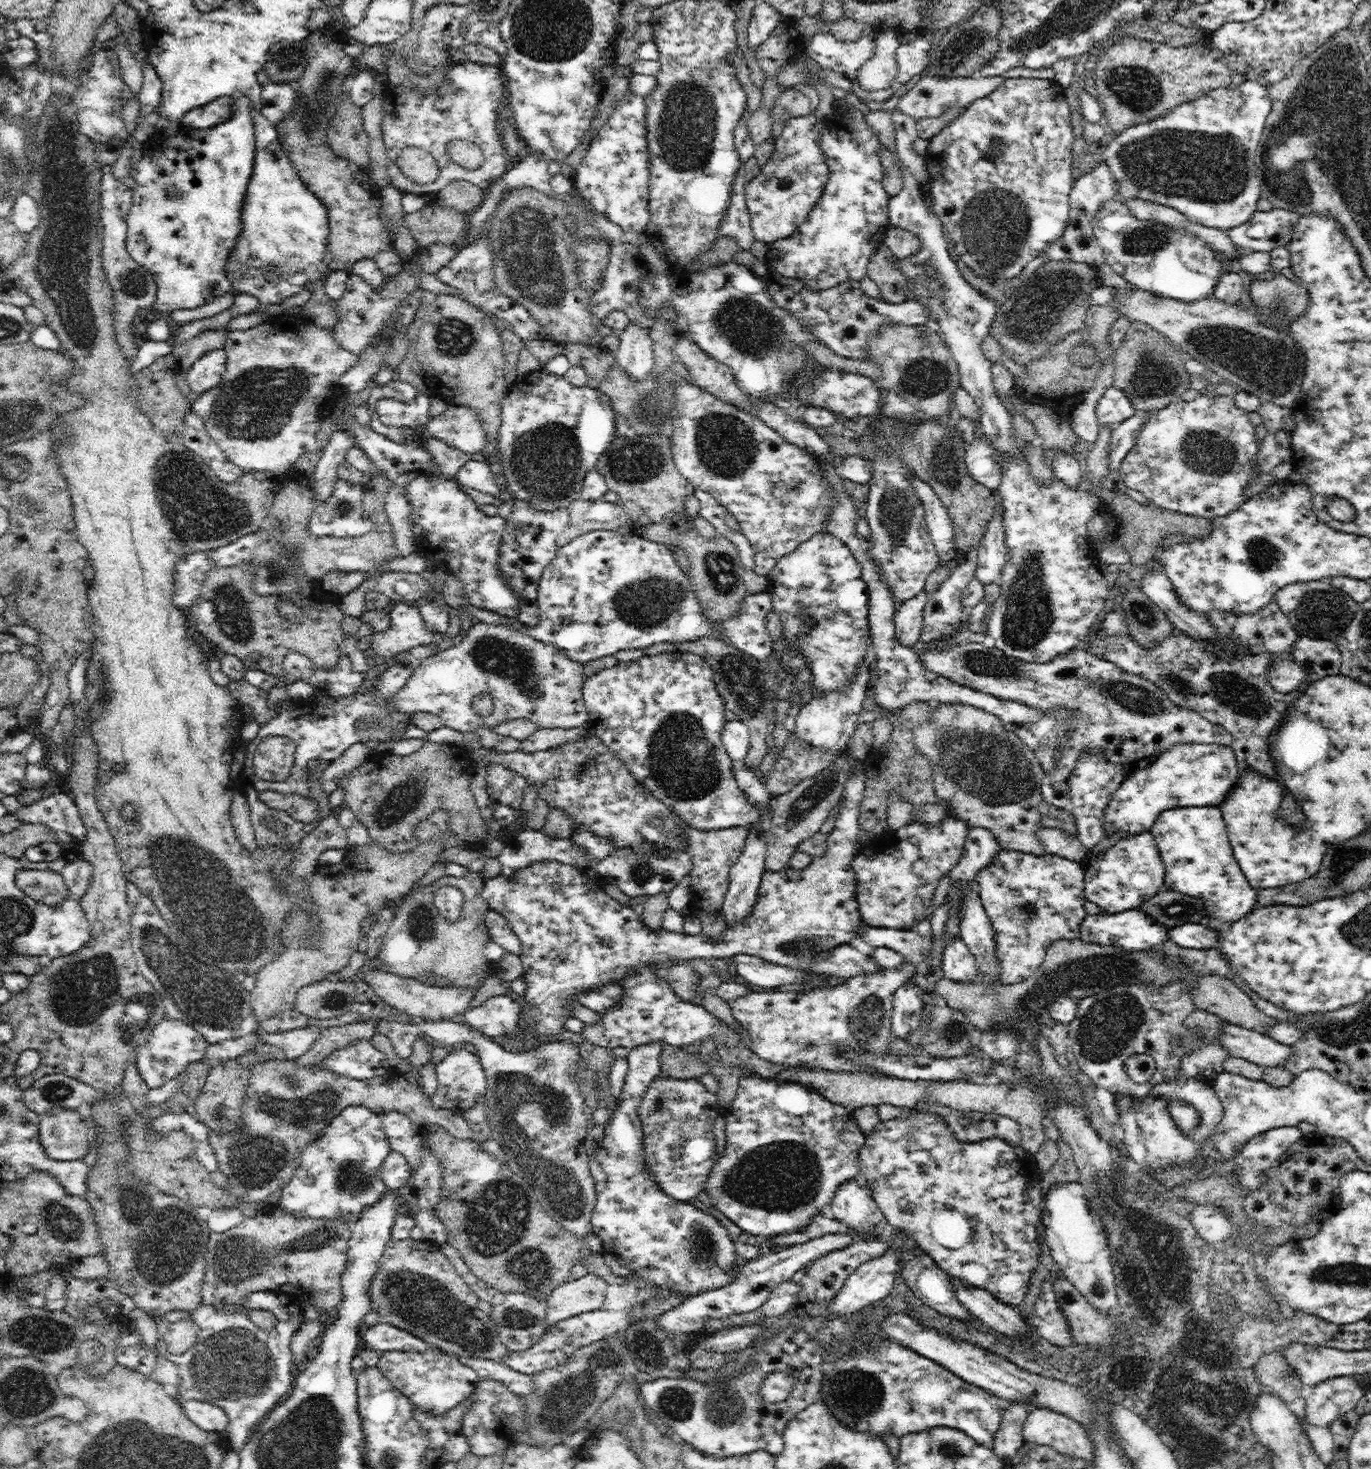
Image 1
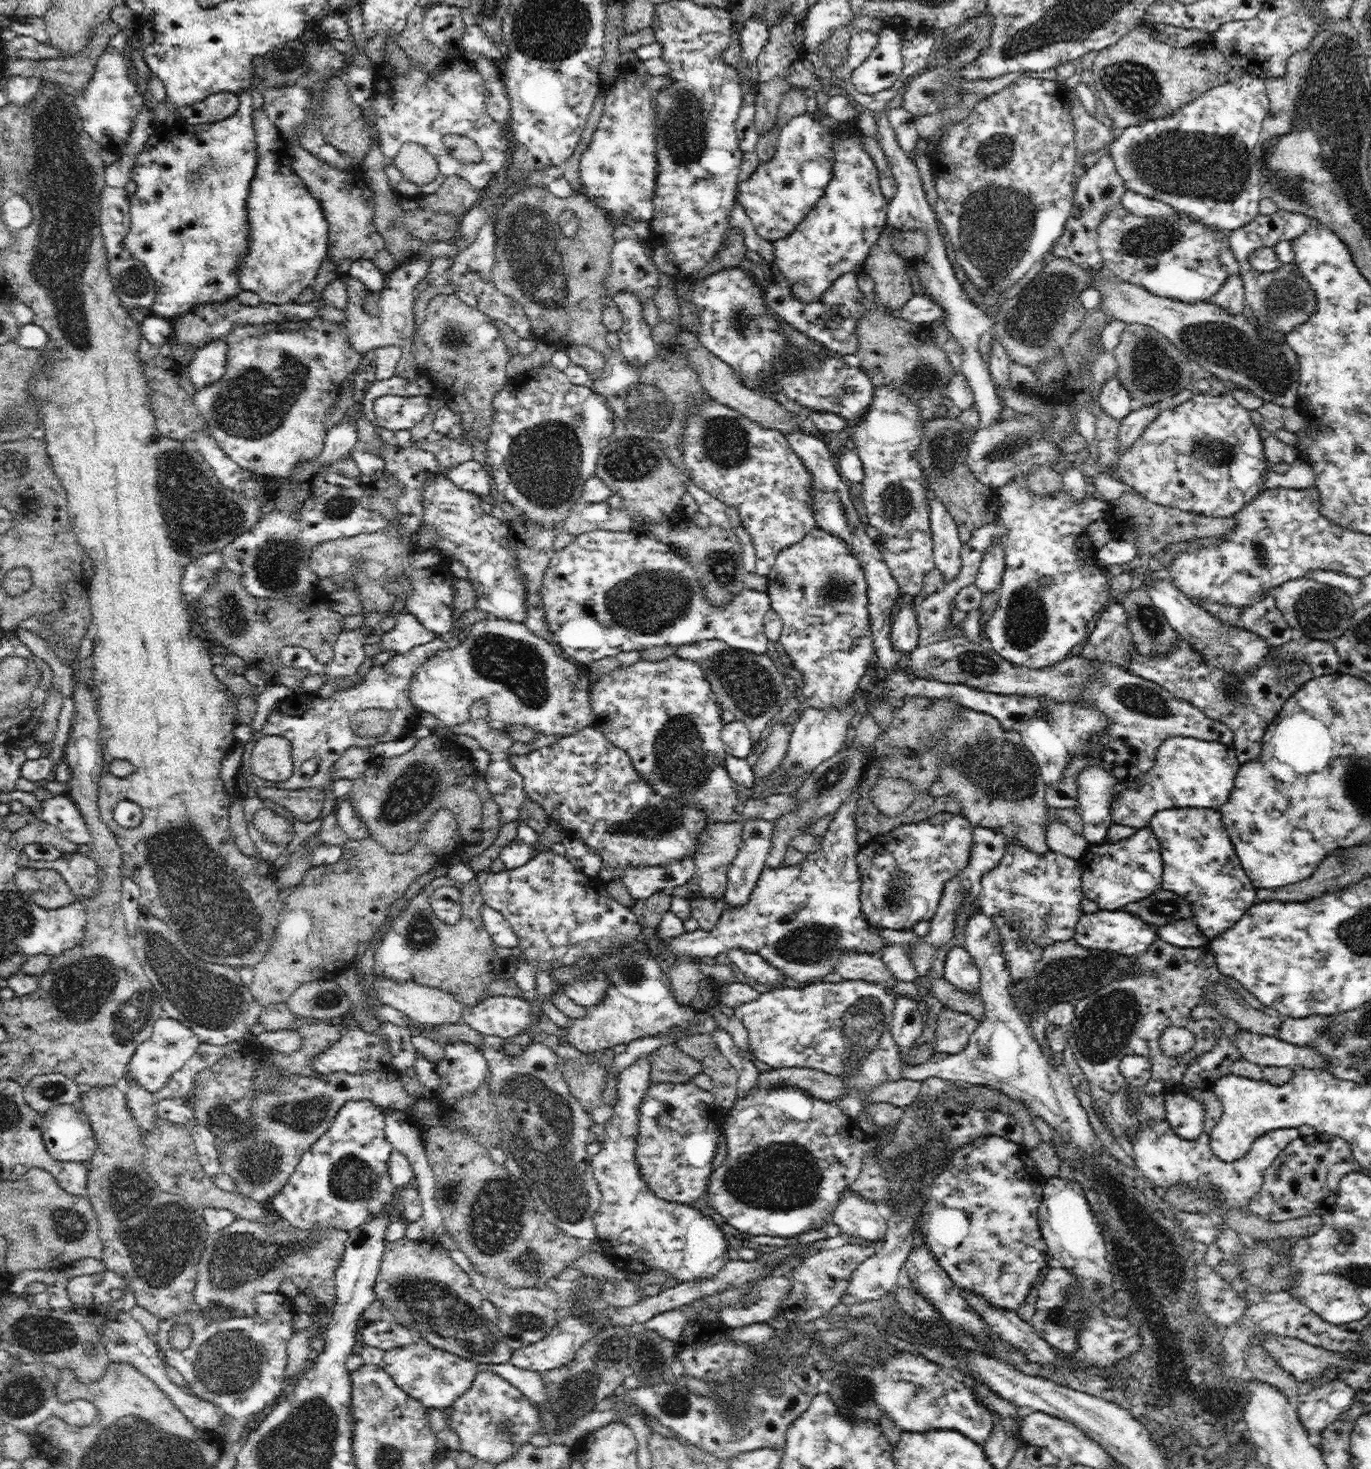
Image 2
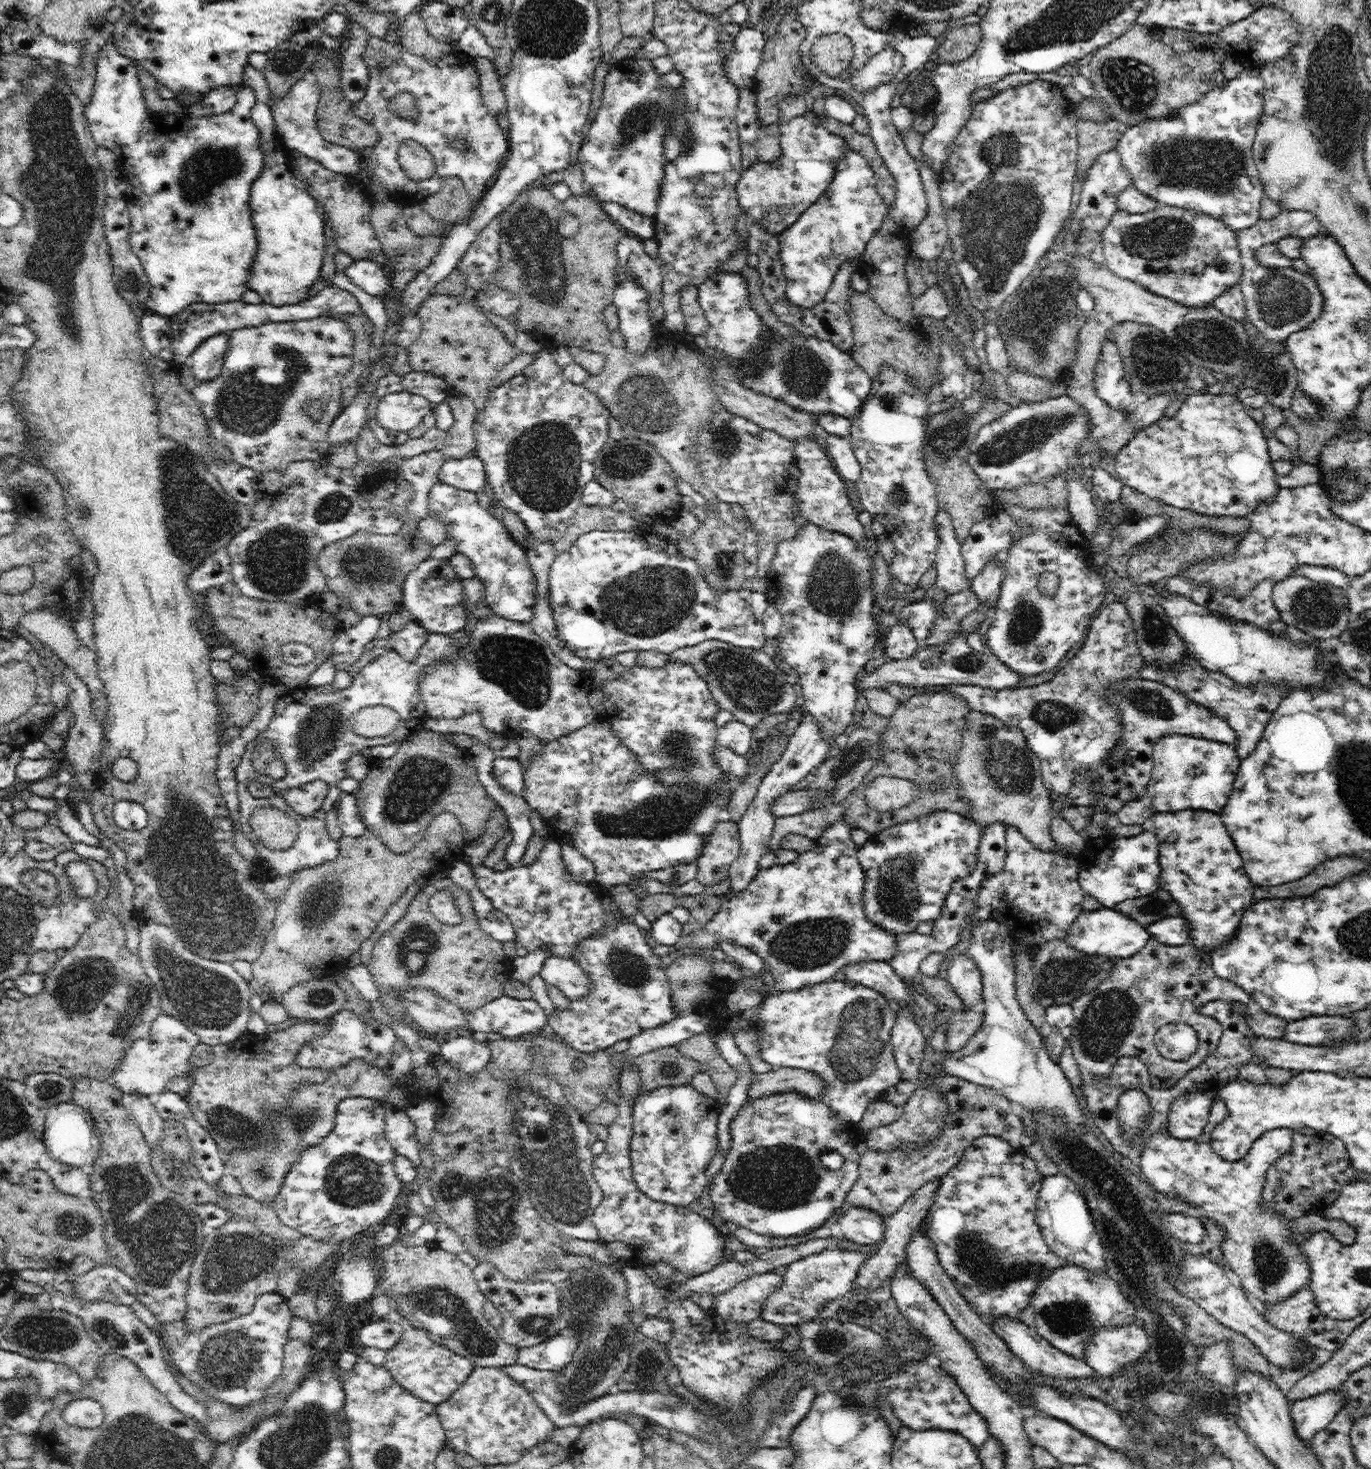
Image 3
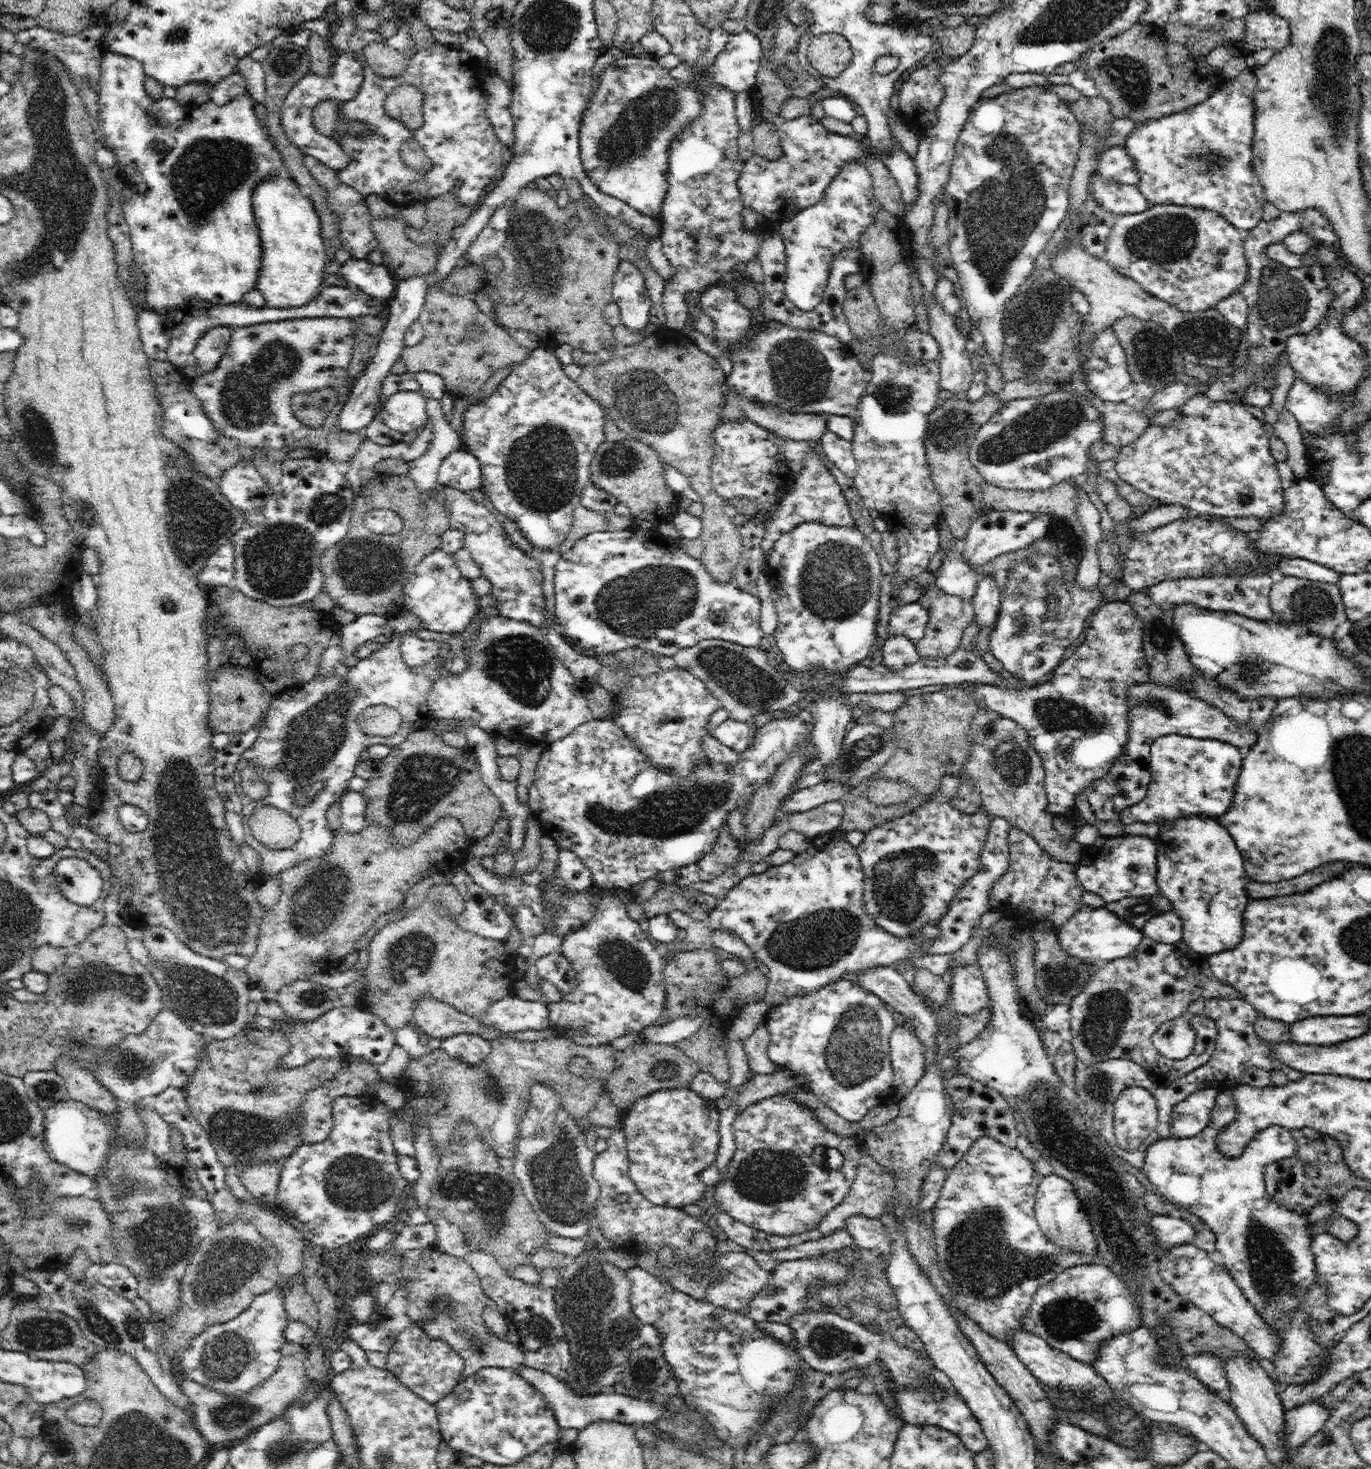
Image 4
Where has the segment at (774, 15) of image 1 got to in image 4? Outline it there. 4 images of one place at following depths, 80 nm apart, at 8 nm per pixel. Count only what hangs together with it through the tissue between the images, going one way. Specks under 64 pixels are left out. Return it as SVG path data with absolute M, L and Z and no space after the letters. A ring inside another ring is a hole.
M748 31L729 36L724 50L718 53L708 70L706 81L734 94L755 89L755 76L762 60L760 39Z

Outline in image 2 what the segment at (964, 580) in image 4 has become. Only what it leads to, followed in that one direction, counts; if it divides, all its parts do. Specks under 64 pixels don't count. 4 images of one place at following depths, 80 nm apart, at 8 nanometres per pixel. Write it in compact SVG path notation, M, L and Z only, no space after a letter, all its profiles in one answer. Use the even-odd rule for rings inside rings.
M928 490L931 500L929 521L933 538L933 557L935 568L944 575L944 584L952 582L962 568L959 532L953 516L946 510L944 503L936 499L935 494Z

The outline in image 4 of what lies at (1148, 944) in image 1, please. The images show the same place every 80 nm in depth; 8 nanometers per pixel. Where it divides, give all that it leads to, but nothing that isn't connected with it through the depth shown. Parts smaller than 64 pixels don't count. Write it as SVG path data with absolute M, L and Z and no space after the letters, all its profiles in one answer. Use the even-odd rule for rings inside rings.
M1081 903L1078 912L1071 916L1066 924L1062 924L1060 930L1055 932L1058 935L1060 947L1070 957L1076 957L1086 964L1093 964L1098 967L1113 961L1115 958L1124 958L1132 954L1140 946L1142 936L1145 935L1143 929L1138 929L1126 921L1122 921L1105 906L1092 908L1084 903Z

